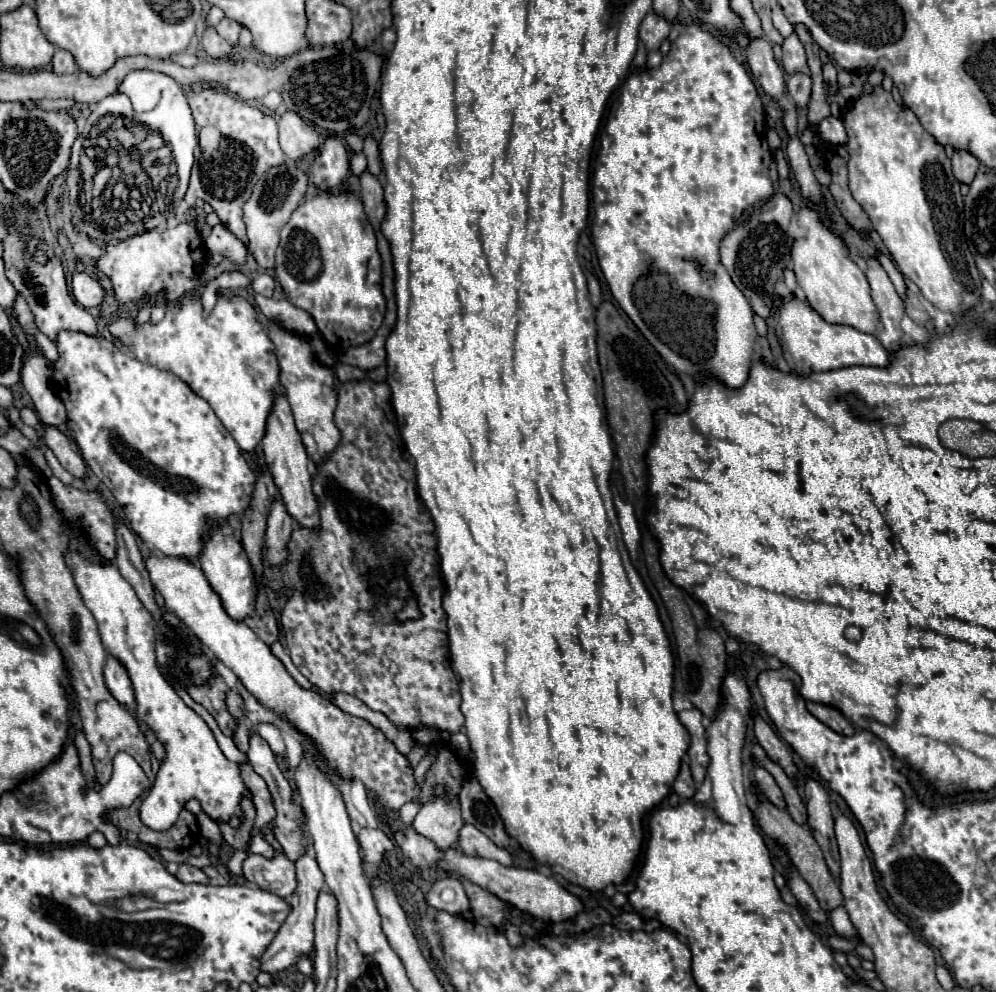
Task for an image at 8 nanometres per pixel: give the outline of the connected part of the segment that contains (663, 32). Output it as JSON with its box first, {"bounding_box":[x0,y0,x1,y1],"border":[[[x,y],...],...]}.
{"bounding_box":[640,11,670,51],"border":[[[650,11],[644,21],[640,23],[640,39],[644,41],[648,51],[656,51],[660,43],[668,37],[670,33],[670,23],[664,15]]]}

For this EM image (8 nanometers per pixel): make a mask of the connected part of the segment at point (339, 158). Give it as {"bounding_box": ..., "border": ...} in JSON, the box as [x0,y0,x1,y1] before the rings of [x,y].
{"bounding_box":[310,137,350,191],"border":[[[326,137],[318,151],[316,163],[310,167],[314,185],[318,189],[328,191],[340,185],[342,179],[346,179],[348,171],[350,171],[350,165],[348,165],[346,147],[338,137]]]}

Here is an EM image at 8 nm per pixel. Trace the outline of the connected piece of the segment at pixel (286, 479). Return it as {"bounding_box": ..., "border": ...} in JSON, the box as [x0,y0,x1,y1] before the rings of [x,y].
{"bounding_box":[262,395,318,527],"border":[[[276,395],[274,399],[274,407],[268,415],[268,421],[266,421],[266,435],[262,439],[262,451],[264,451],[264,457],[266,457],[266,467],[270,469],[272,477],[274,477],[274,483],[280,491],[280,497],[282,501],[286,503],[286,509],[288,513],[304,527],[318,527],[318,501],[312,493],[312,475],[310,475],[310,469],[308,469],[308,453],[304,451],[304,443],[300,443],[300,433],[296,431],[296,423],[292,419],[292,409],[288,407],[288,399],[286,395]]]}

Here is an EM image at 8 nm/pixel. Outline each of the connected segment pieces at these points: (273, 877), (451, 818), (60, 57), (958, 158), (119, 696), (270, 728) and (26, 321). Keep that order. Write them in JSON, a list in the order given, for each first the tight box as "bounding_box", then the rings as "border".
[{"bounding_box":[244,853,296,895],"border":[[[248,853],[244,877],[274,895],[292,895],[296,891],[296,867],[284,853],[276,853],[274,859]]]},{"bounding_box":[412,799,464,851],"border":[[[434,799],[432,803],[426,803],[412,823],[414,831],[420,831],[420,835],[432,839],[436,847],[456,847],[456,851],[460,851],[456,835],[460,835],[462,825],[464,821],[456,799]]]},{"bounding_box":[52,49,78,73],"border":[[[56,49],[54,53],[54,59],[52,59],[52,71],[54,73],[76,73],[78,71],[78,65],[72,57],[70,51],[64,51],[64,49]]]},{"bounding_box":[952,149,980,183],"border":[[[964,149],[954,151],[952,169],[954,169],[954,175],[960,183],[972,183],[978,167],[980,167],[980,161],[970,151],[964,151]]]},{"bounding_box":[104,655,134,705],"border":[[[108,655],[106,667],[104,667],[104,679],[106,679],[106,687],[112,693],[112,697],[122,703],[122,705],[134,705],[134,691],[132,691],[132,683],[130,677],[124,669],[124,665],[120,661],[116,661],[114,657]]]},{"bounding_box":[256,723,286,759],"border":[[[260,723],[260,725],[256,727],[256,733],[258,733],[260,737],[264,737],[264,739],[266,739],[266,743],[270,745],[270,749],[274,751],[274,755],[276,755],[276,757],[286,759],[286,745],[284,745],[284,739],[282,739],[280,731],[278,731],[274,725]]]},{"bounding_box":[14,297,36,335],"border":[[[18,297],[18,299],[16,299],[16,305],[14,305],[14,315],[16,315],[18,323],[22,325],[22,329],[24,329],[26,333],[30,333],[30,335],[34,335],[34,333],[36,333],[34,317],[32,317],[32,313],[30,313],[30,309],[28,309],[28,305],[26,305],[26,301],[24,301],[22,297]]]}]

